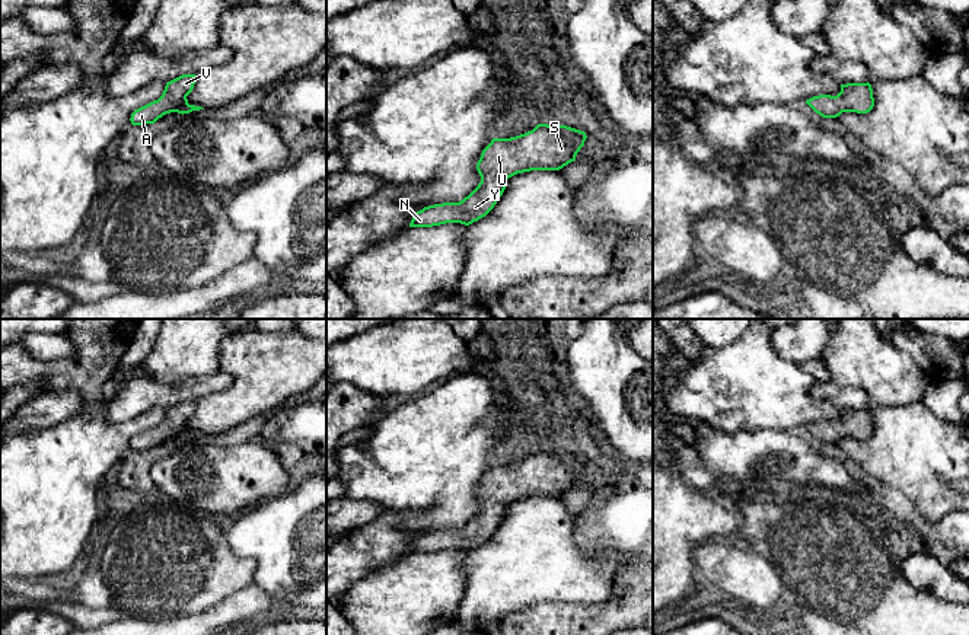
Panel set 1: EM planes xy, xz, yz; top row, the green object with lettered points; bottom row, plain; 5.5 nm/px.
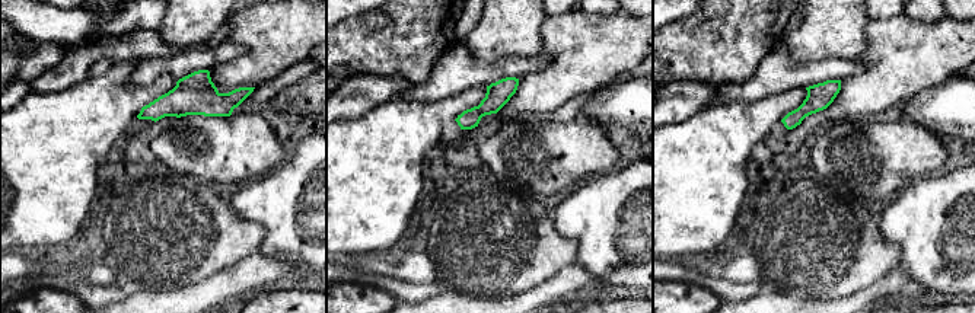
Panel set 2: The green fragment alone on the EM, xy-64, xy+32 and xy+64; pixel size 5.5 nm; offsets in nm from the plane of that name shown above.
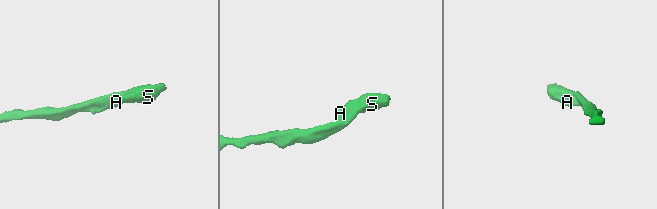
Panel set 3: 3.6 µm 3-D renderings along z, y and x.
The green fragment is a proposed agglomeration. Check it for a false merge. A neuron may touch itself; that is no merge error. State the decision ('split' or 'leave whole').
leave whole

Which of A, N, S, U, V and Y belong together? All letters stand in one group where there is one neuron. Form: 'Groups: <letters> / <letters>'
Groups: A N S U V Y

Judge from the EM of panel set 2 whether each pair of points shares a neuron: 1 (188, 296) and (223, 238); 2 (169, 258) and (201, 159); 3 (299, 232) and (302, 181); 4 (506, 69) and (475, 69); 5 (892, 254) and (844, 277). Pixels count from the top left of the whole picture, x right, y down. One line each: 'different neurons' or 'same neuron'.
1: different neurons
2: different neurons
3: same neuron
4: same neuron
5: same neuron

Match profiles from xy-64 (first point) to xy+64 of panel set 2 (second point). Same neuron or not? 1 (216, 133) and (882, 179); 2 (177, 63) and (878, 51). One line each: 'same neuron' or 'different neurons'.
1: same neuron
2: different neurons

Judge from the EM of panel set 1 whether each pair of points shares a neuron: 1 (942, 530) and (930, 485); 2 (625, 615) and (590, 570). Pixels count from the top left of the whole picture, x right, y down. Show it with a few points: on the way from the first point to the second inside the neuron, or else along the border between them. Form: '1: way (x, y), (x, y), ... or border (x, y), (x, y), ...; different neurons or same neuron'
1: border (909, 500), (930, 522), (937, 522), (953, 511); different neurons
2: border (622, 562), (614, 592), (606, 599), (576, 603); different neurons

